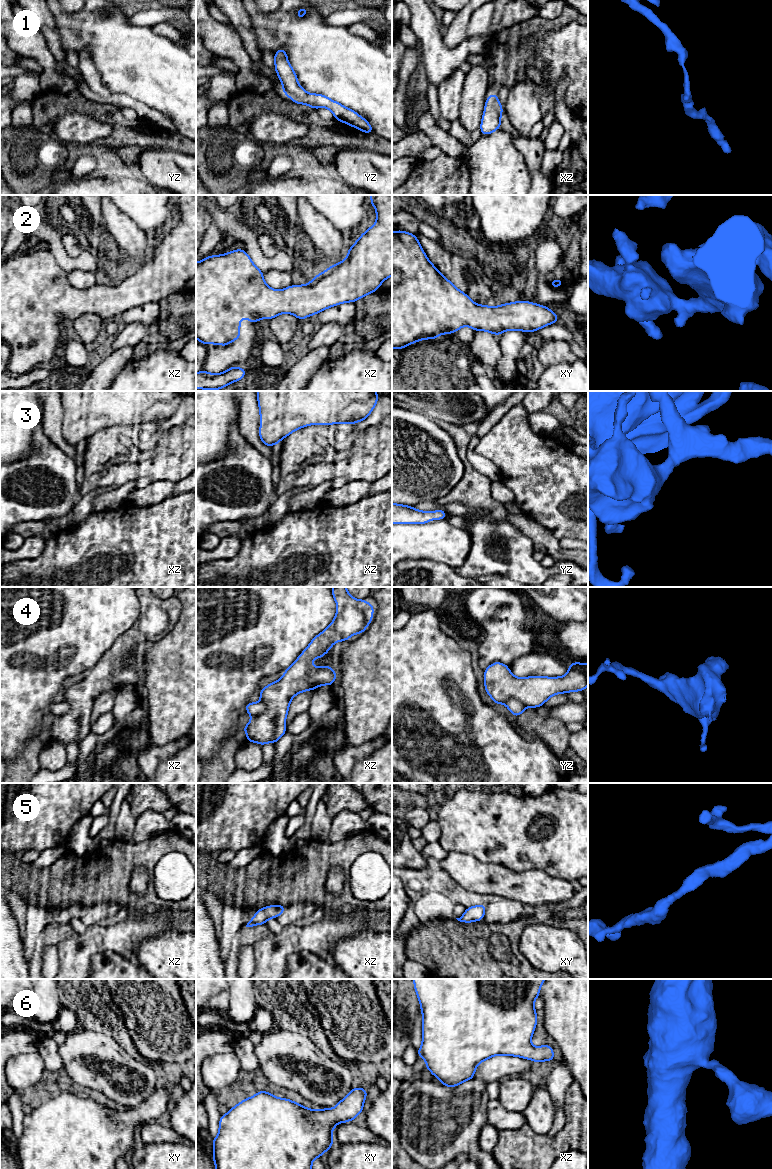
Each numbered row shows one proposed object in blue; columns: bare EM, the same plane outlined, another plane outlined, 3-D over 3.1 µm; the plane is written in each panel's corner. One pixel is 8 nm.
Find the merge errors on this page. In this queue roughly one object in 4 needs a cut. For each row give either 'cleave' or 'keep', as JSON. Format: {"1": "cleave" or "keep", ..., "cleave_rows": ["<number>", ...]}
{"1": "keep", "2": "keep", "3": "keep", "4": "cleave", "5": "keep", "6": "keep", "cleave_rows": ["4"]}

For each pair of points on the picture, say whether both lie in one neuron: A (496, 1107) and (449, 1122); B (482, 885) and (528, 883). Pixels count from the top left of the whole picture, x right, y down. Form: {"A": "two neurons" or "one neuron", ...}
{"A": "two neurons", "B": "one neuron"}

